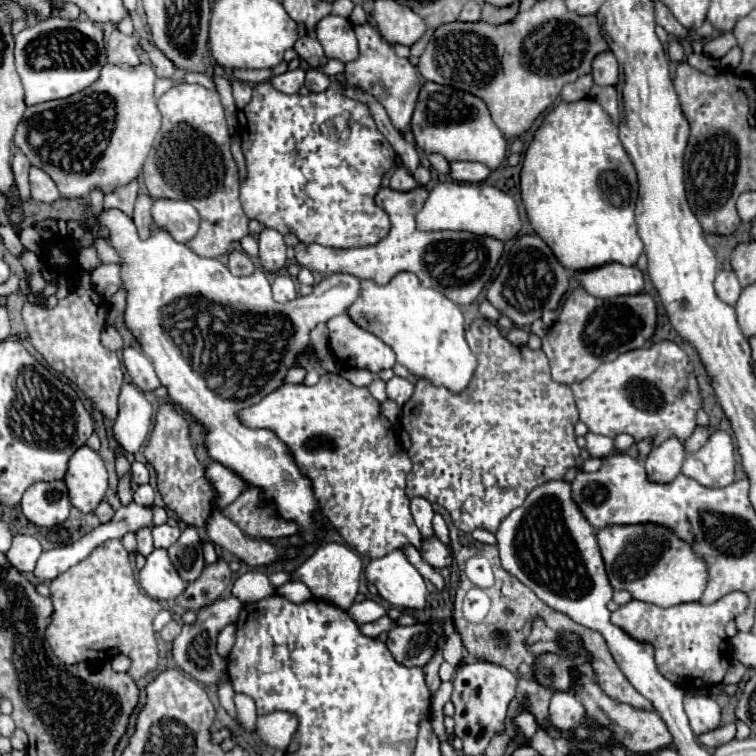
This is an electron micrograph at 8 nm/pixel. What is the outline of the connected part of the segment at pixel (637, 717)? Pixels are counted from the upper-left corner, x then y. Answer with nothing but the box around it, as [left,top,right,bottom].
[575,673,673,753]

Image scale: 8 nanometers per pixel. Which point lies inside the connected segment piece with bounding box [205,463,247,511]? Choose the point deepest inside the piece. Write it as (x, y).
(229, 485)

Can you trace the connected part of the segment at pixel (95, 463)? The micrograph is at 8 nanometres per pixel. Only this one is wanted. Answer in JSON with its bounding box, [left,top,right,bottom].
[65,447,107,513]

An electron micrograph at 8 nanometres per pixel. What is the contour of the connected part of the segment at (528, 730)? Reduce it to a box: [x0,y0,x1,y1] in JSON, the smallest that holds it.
[515,713,539,739]

